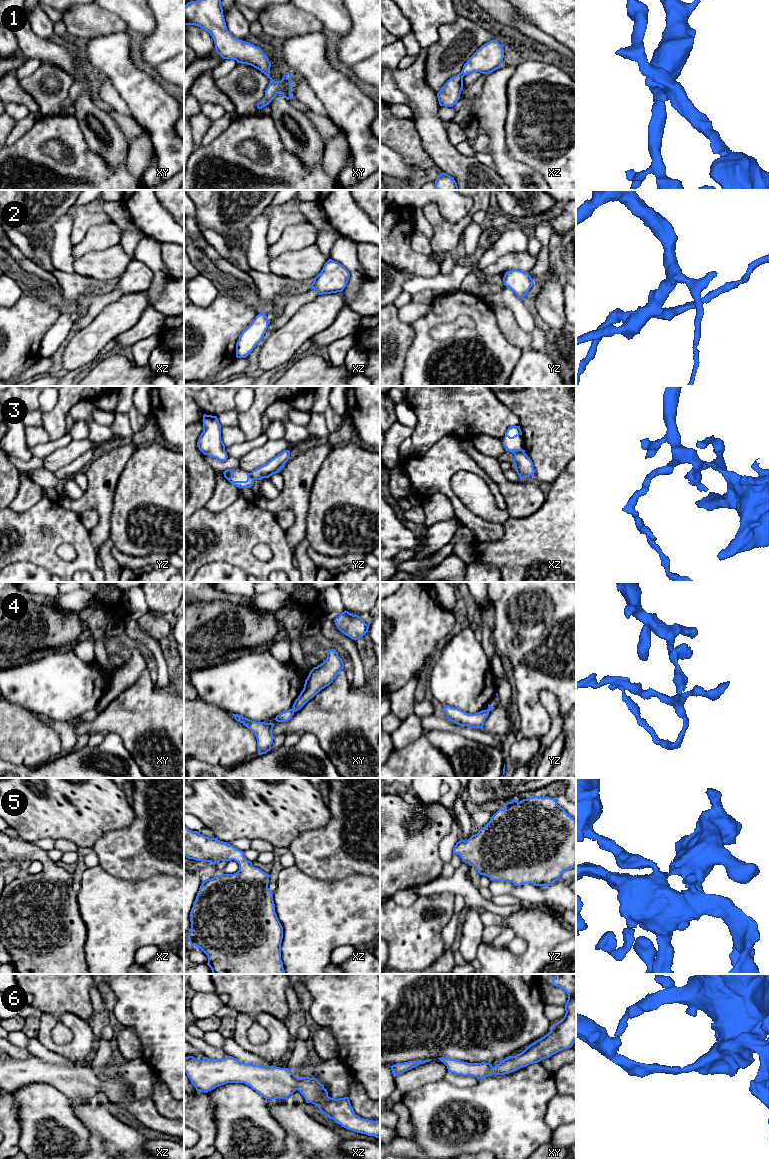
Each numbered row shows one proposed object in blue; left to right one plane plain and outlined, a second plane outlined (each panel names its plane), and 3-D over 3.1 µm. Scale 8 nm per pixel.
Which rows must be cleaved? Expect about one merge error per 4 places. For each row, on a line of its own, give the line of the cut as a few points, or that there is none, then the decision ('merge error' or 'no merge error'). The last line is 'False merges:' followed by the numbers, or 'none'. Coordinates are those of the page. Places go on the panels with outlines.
1: cut xy (264, 97), (268, 103); merge error
2: cut none; no merge error
3: cut xz (524, 451), (514, 454); merge error
4: cut xy (291, 709), (294, 711); merge error
5: cut none; no merge error
6: cut none; no merge error
False merges: 1, 3, 4

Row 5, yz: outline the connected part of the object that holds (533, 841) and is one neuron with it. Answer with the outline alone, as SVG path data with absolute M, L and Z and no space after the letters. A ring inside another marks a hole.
M533 796L520 802L514 799L505 803L505 808L499 809L477 834L457 842L453 854L459 855L463 862L491 881L547 887L559 880L563 872L576 867L576 820L557 804L555 798Z

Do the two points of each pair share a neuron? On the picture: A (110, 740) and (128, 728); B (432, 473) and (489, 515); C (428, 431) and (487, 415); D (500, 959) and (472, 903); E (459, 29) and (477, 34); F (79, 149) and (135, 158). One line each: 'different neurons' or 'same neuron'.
A: different neurons
B: different neurons
C: same neuron
D: different neurons
E: same neuron
F: different neurons

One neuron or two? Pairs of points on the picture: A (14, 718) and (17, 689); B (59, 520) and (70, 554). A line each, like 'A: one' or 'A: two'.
A: two
B: two

